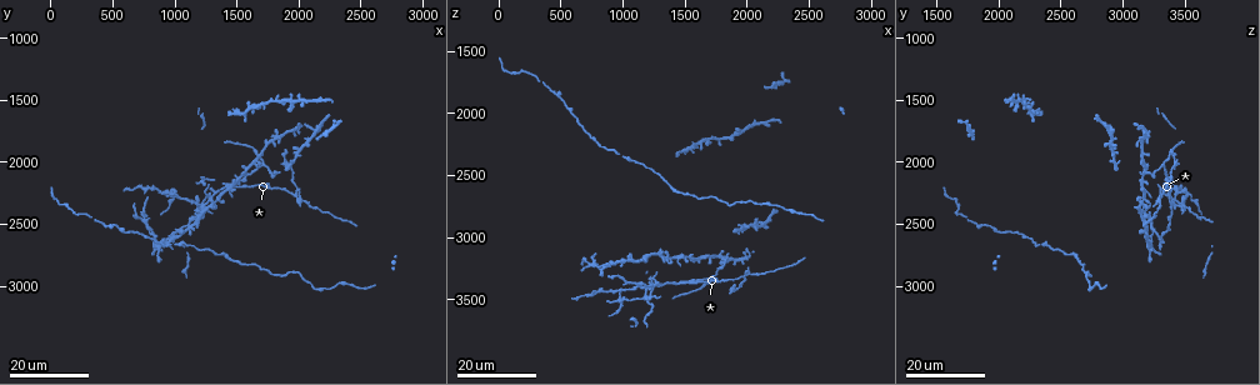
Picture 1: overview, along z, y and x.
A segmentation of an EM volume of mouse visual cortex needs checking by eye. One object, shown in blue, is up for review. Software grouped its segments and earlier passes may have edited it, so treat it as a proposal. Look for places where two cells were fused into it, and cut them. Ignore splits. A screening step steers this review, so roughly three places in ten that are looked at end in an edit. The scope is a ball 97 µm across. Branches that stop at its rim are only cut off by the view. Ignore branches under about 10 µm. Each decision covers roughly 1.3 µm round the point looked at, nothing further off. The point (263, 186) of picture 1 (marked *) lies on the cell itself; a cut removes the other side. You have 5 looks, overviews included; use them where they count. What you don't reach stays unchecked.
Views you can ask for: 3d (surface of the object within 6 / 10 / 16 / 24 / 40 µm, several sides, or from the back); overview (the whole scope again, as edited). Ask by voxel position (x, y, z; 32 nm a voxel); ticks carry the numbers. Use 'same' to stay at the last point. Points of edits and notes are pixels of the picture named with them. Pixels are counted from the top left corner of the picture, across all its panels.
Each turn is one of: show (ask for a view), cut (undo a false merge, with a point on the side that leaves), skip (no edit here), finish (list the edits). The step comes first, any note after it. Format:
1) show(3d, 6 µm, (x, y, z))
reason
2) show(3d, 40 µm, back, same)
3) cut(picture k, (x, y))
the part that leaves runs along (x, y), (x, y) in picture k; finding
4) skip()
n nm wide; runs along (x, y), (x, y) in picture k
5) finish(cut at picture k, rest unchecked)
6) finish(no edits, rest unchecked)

show(3d, 16 µm, (2000, 2280, 3300))
looks like a crossing

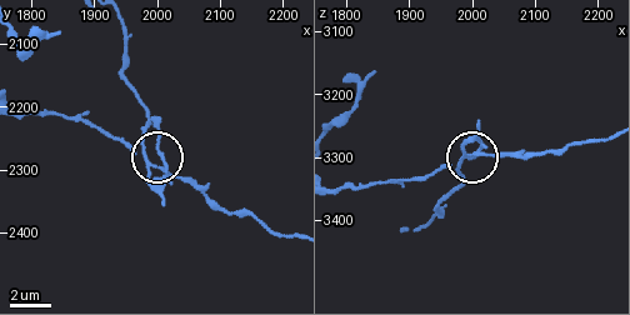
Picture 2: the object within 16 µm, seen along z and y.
show(3d, 6 µm, (1980, 2280, 3310))
zoom in

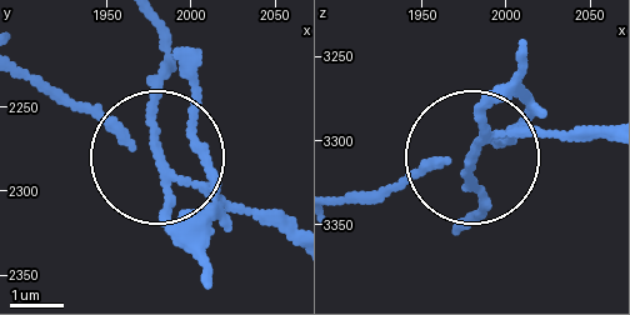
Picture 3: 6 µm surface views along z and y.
cut(picture 3, (208, 231))
side arm 15 µm; the part that leaves runs along (164, 169), (150, 134), (159, 26) in picture 3; two cells meet here

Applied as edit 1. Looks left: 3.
show(overview)
see it whole again

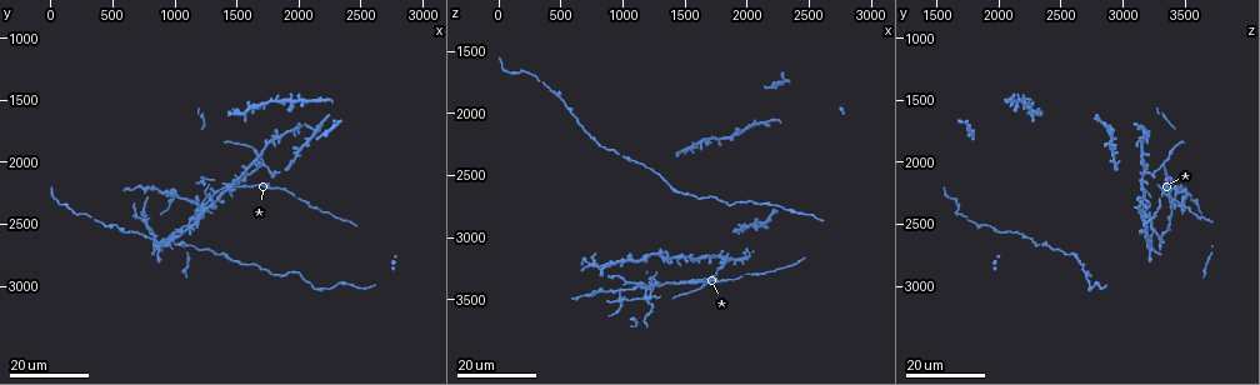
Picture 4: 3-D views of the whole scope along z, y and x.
show(3d, 24 µm, (2320, 2980, 2760))
thick turns thin

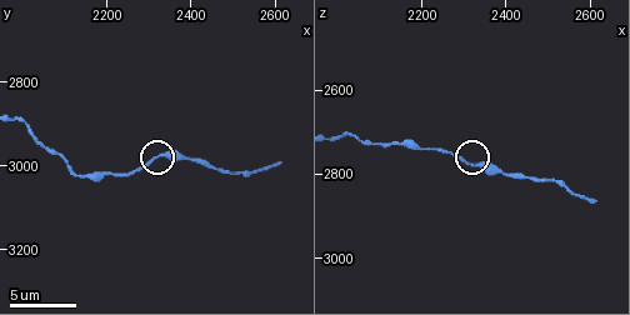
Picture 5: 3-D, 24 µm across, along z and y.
show(3d, 6 µm, (2330, 2980, 2775))
zoom in

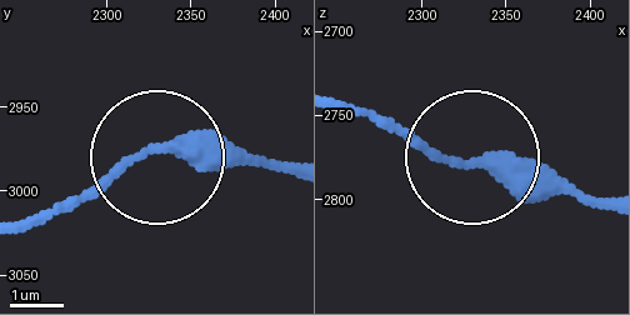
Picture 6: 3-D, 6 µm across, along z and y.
skip()
continuous, no second cell

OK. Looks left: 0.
finish(cut at picture 3, rest unchecked)

